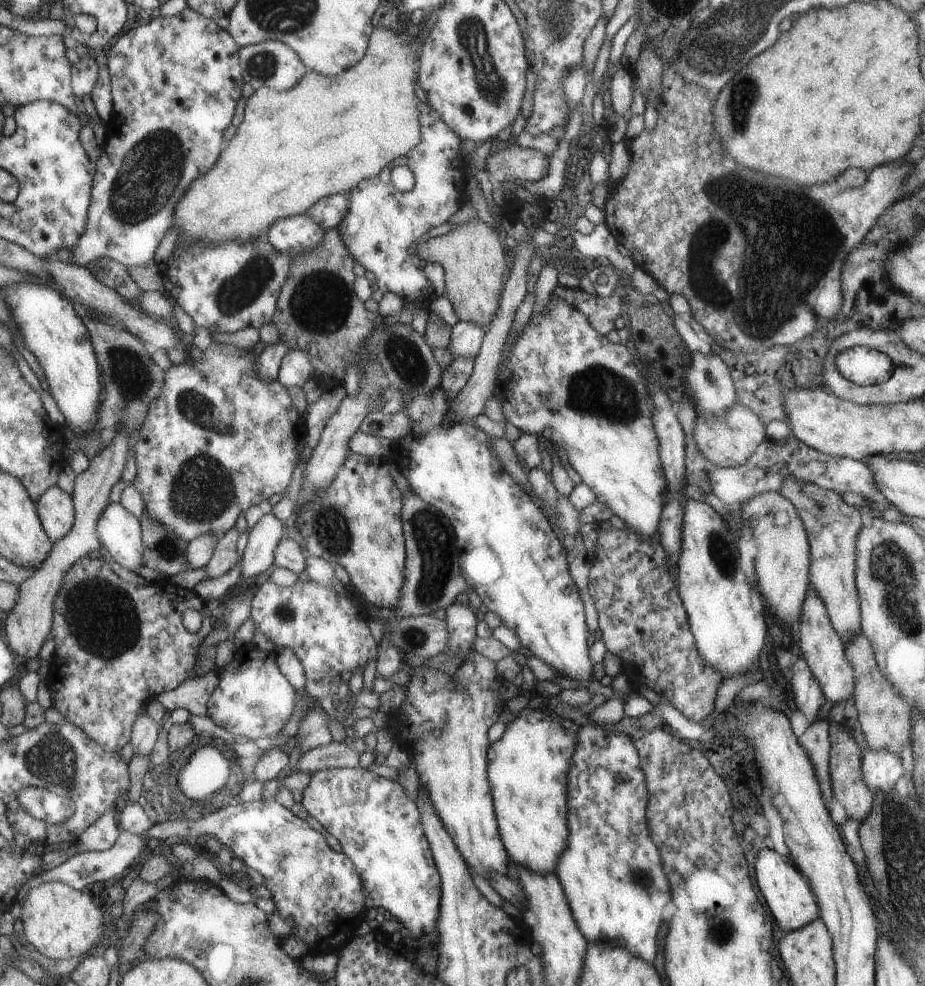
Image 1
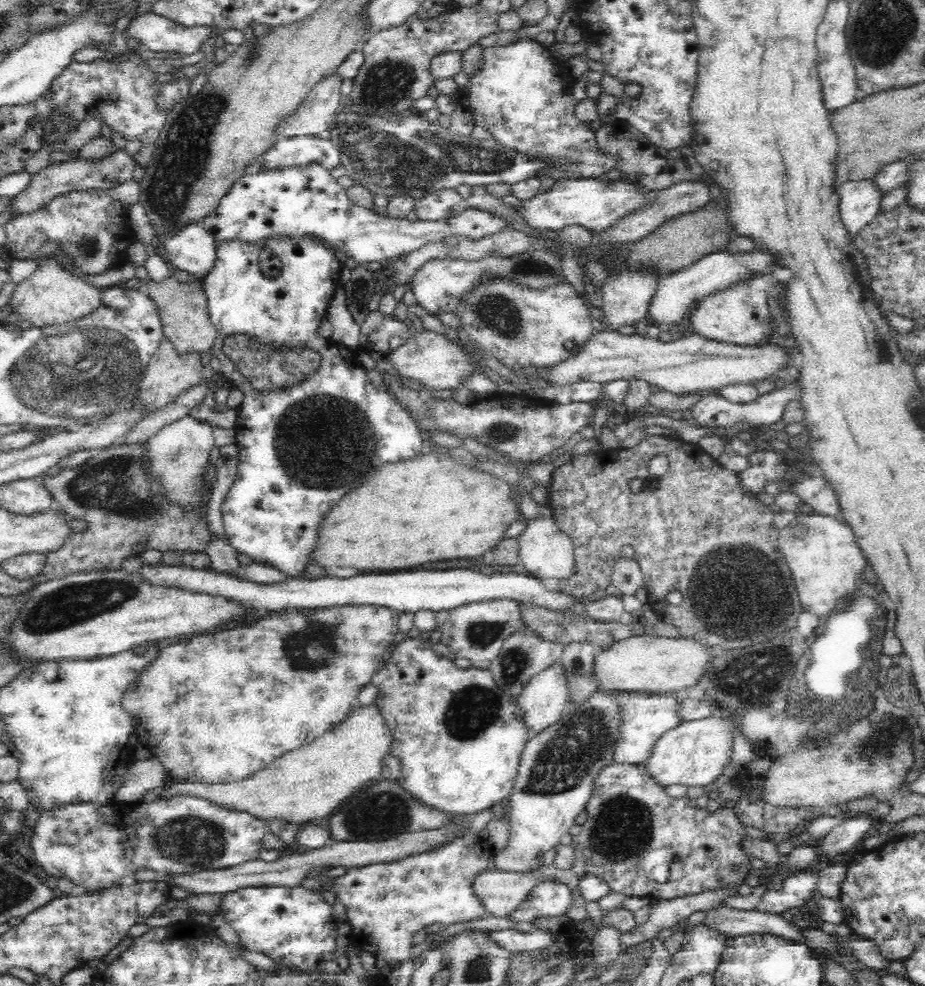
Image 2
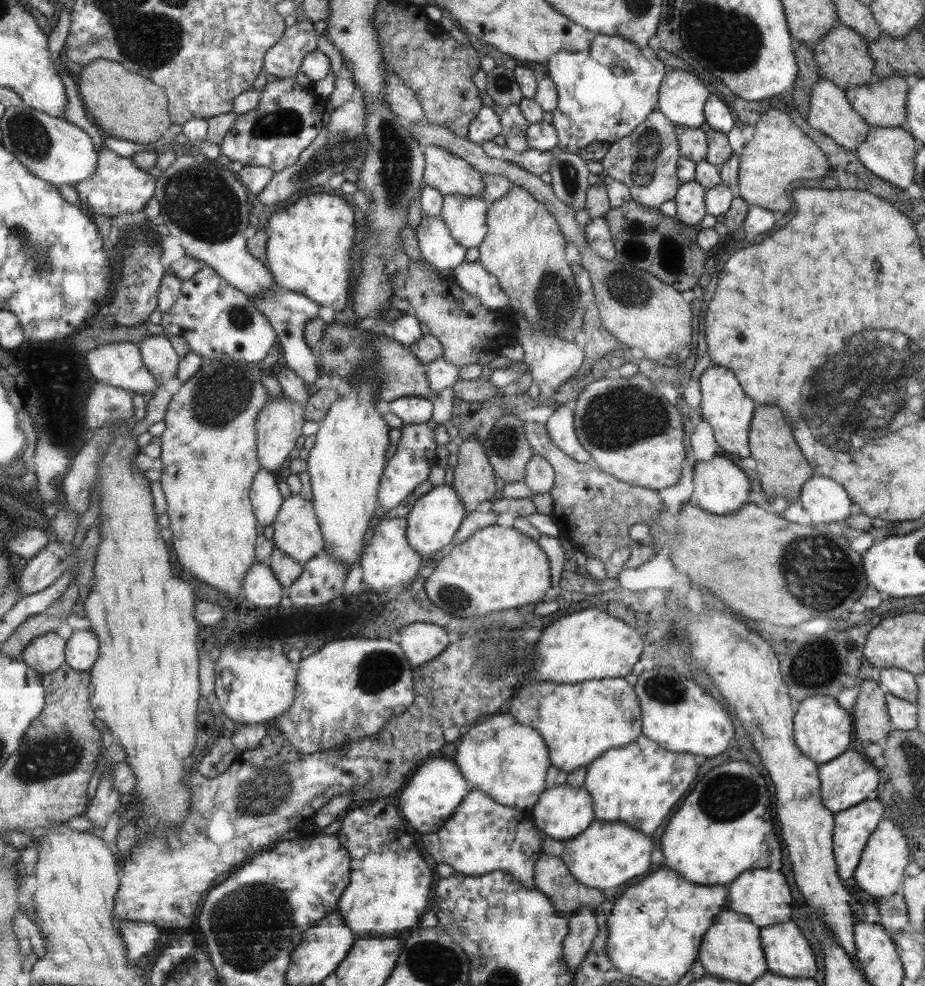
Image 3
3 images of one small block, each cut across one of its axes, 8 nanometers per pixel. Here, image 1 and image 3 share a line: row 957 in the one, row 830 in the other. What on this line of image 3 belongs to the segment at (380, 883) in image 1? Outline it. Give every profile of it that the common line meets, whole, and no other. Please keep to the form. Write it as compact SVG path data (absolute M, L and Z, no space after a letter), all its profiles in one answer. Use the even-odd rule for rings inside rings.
M433 758L427 760L414 769L413 776L409 777L407 786L399 794L399 808L405 820L417 830L419 834L431 834L441 829L447 820L452 818L467 794L467 781L456 766L455 761Z

